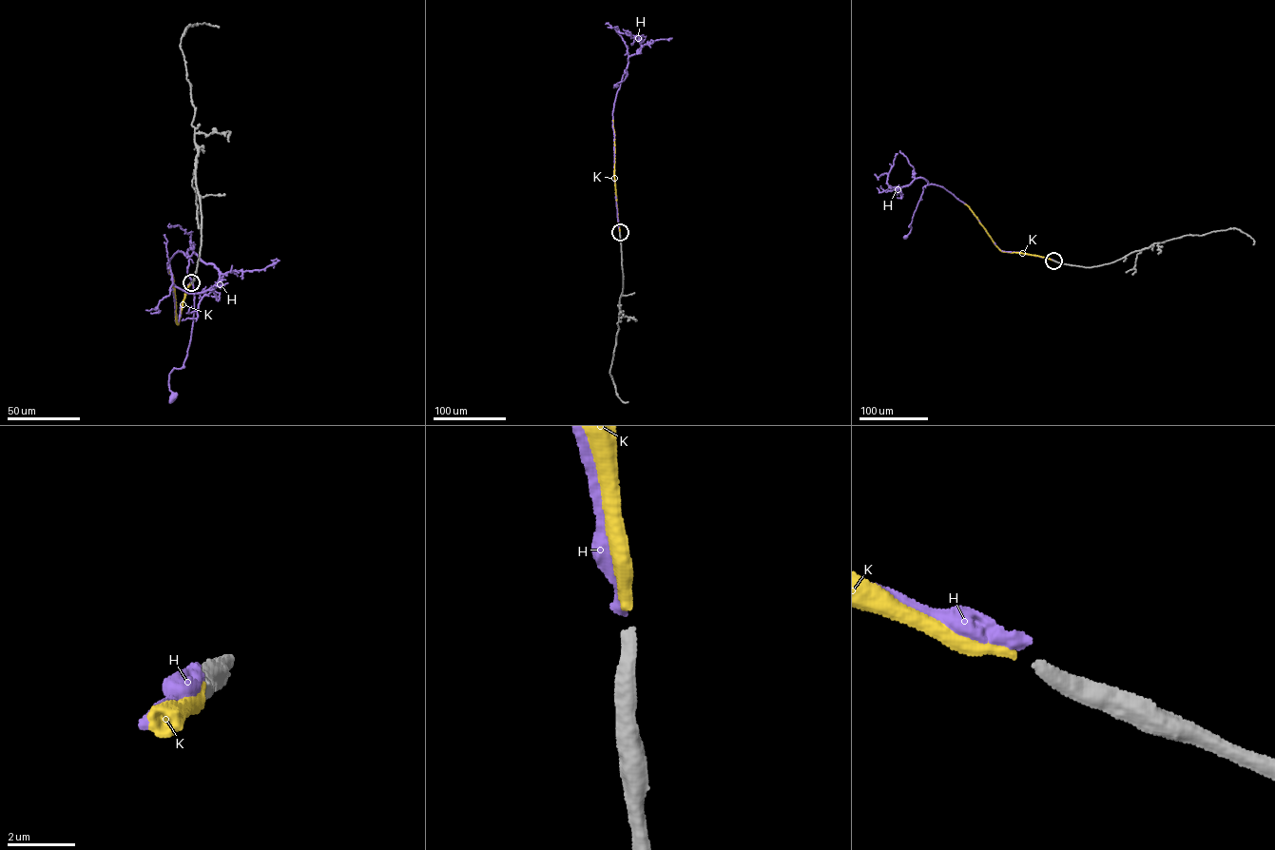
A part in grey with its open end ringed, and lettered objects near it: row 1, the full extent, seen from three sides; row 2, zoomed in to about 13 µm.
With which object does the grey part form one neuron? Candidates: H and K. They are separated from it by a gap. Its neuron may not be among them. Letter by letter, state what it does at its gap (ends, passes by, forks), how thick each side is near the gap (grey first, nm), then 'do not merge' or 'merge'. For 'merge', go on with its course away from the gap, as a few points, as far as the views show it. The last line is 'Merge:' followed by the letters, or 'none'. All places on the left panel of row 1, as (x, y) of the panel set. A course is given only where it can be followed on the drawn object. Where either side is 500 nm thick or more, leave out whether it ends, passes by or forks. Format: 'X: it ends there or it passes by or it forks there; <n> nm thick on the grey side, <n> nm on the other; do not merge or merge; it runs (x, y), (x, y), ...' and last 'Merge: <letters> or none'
H: it ends there; 360 nm thick on the grey side, 440 nm on the other; do not merge
K: it ends there; 360 nm thick on the grey side, 320 nm on the other; merge; it runs (191, 282), (185, 292), (178, 324), (173, 275), (168, 267)
Merge: K

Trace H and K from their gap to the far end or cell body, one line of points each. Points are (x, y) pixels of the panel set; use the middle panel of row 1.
H: (620, 232), (612, 111), (625, 70), (627, 76), (616, 86)
K: (620, 232), (612, 120)

